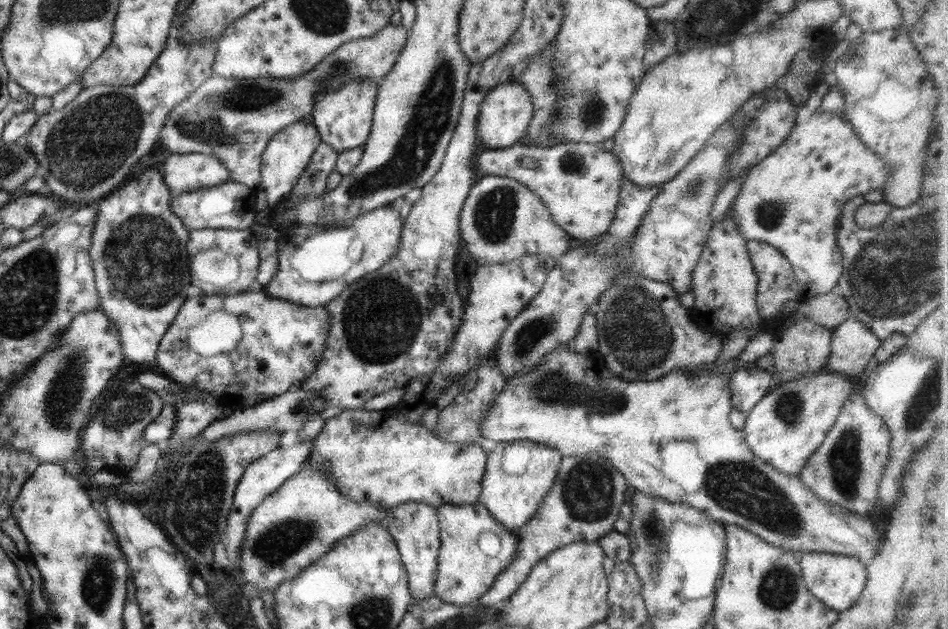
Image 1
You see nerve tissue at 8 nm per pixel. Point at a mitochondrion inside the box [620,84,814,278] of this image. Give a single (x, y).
(769, 215)

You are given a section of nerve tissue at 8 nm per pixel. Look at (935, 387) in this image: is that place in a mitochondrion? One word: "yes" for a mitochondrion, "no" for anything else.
yes

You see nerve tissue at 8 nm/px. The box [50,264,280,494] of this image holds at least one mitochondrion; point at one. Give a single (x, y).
(138, 408)

